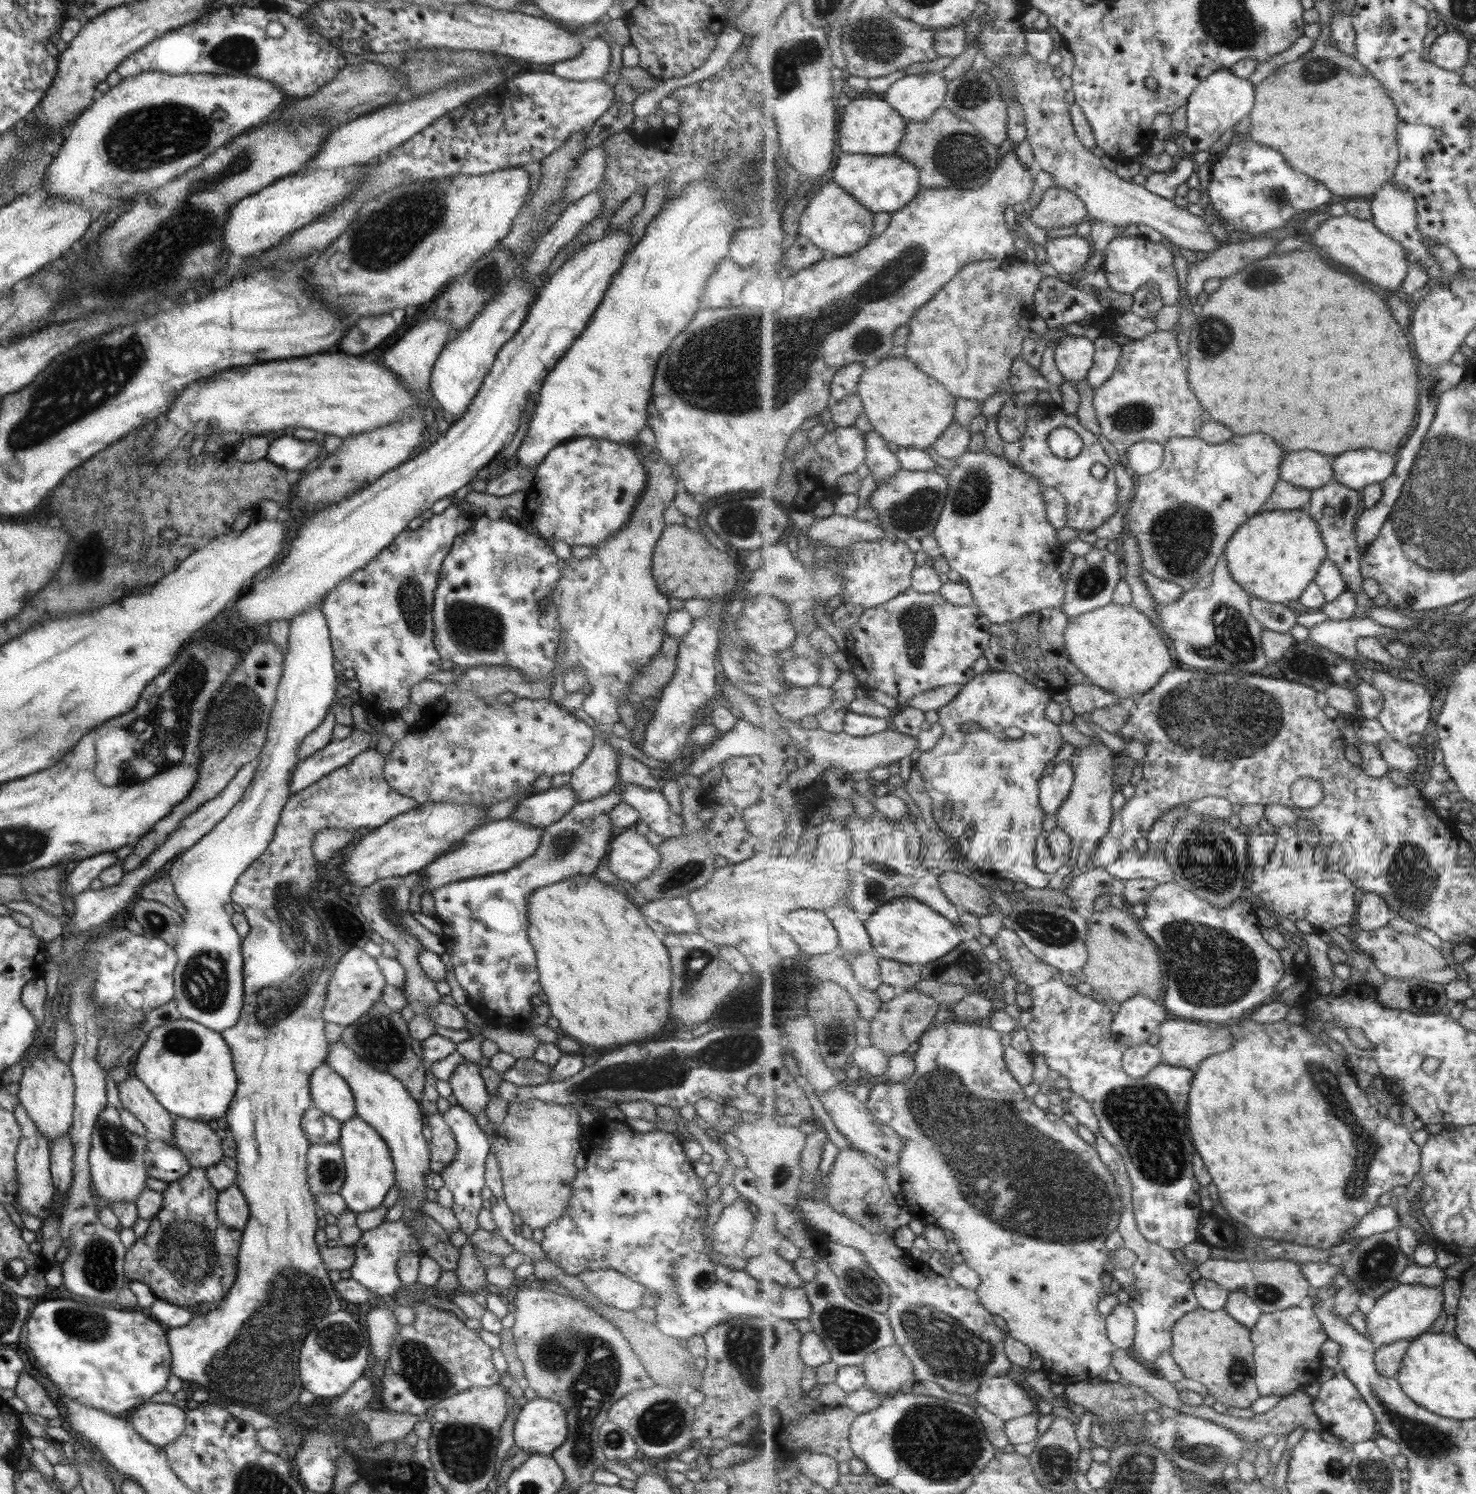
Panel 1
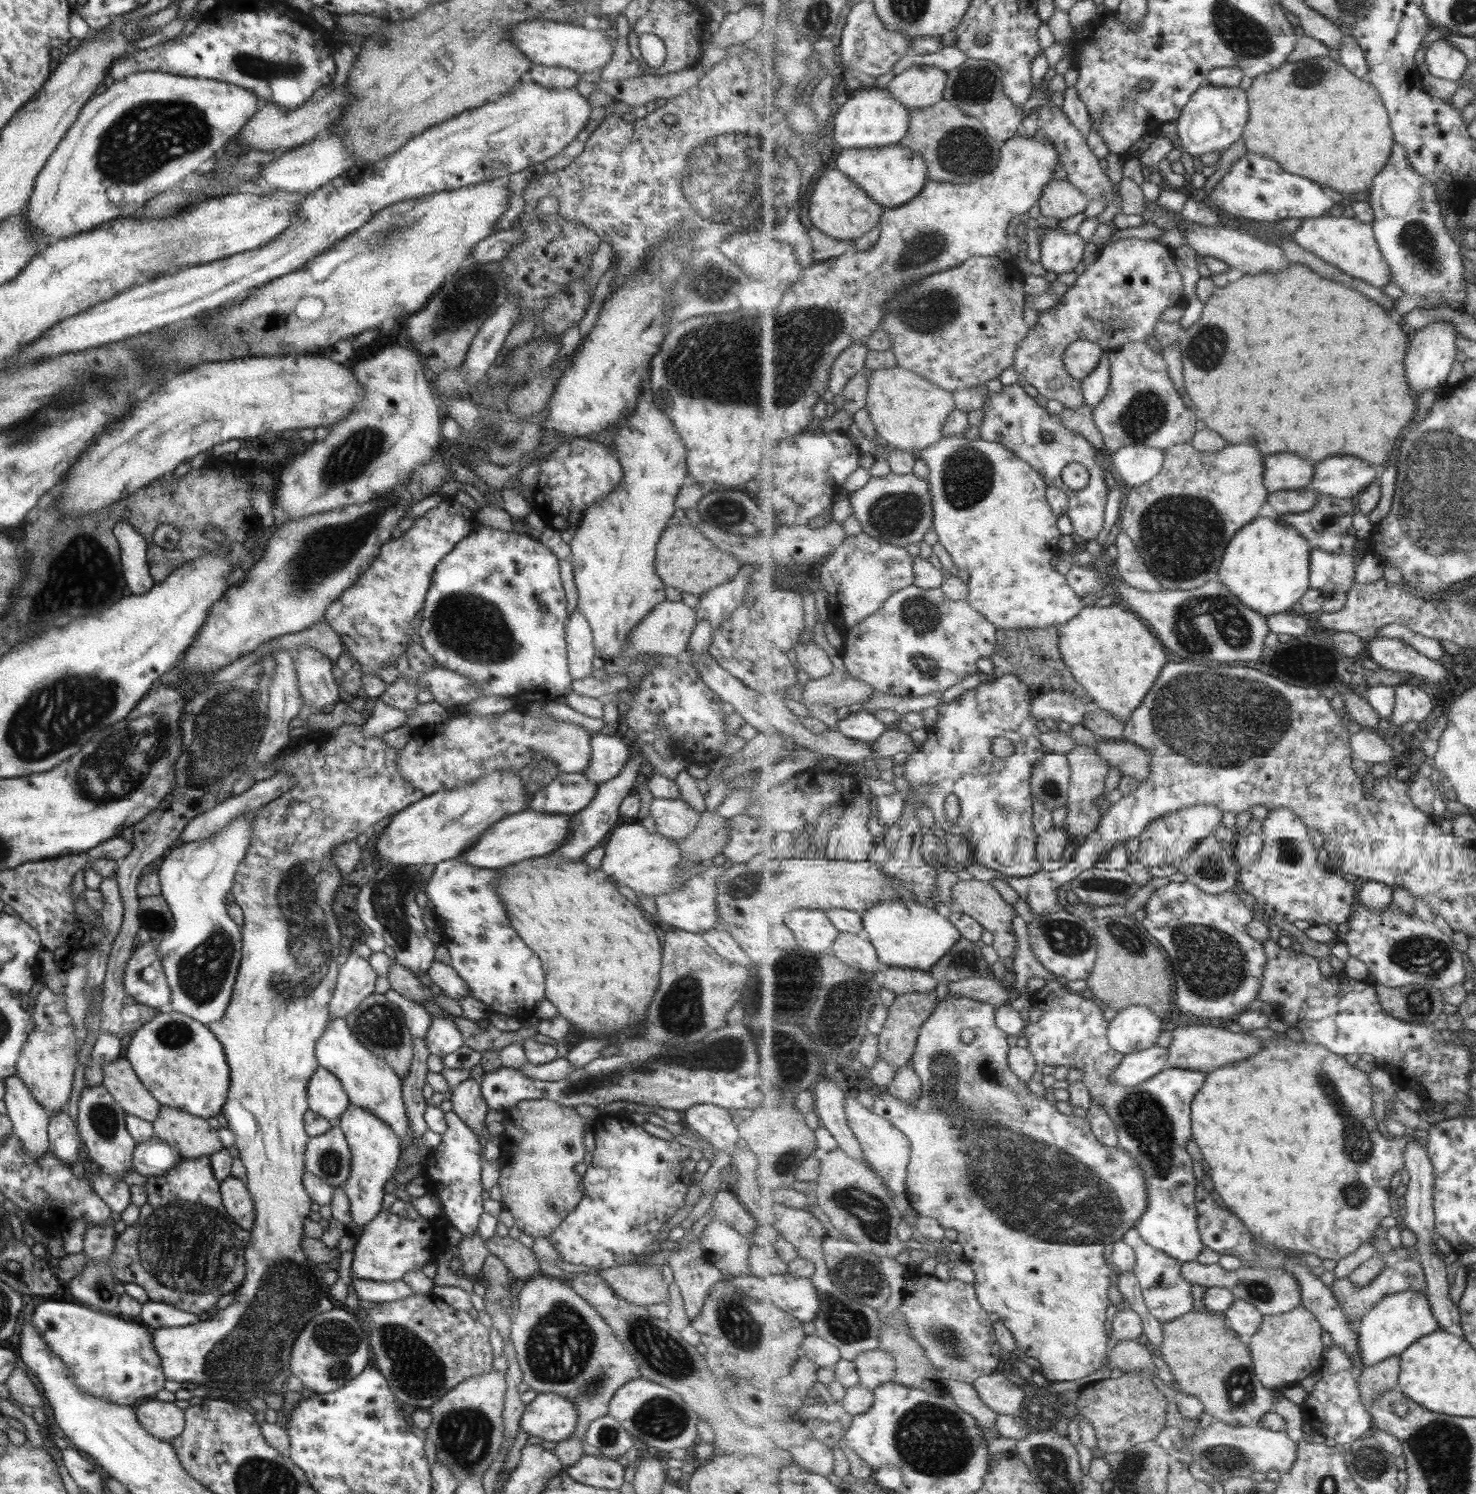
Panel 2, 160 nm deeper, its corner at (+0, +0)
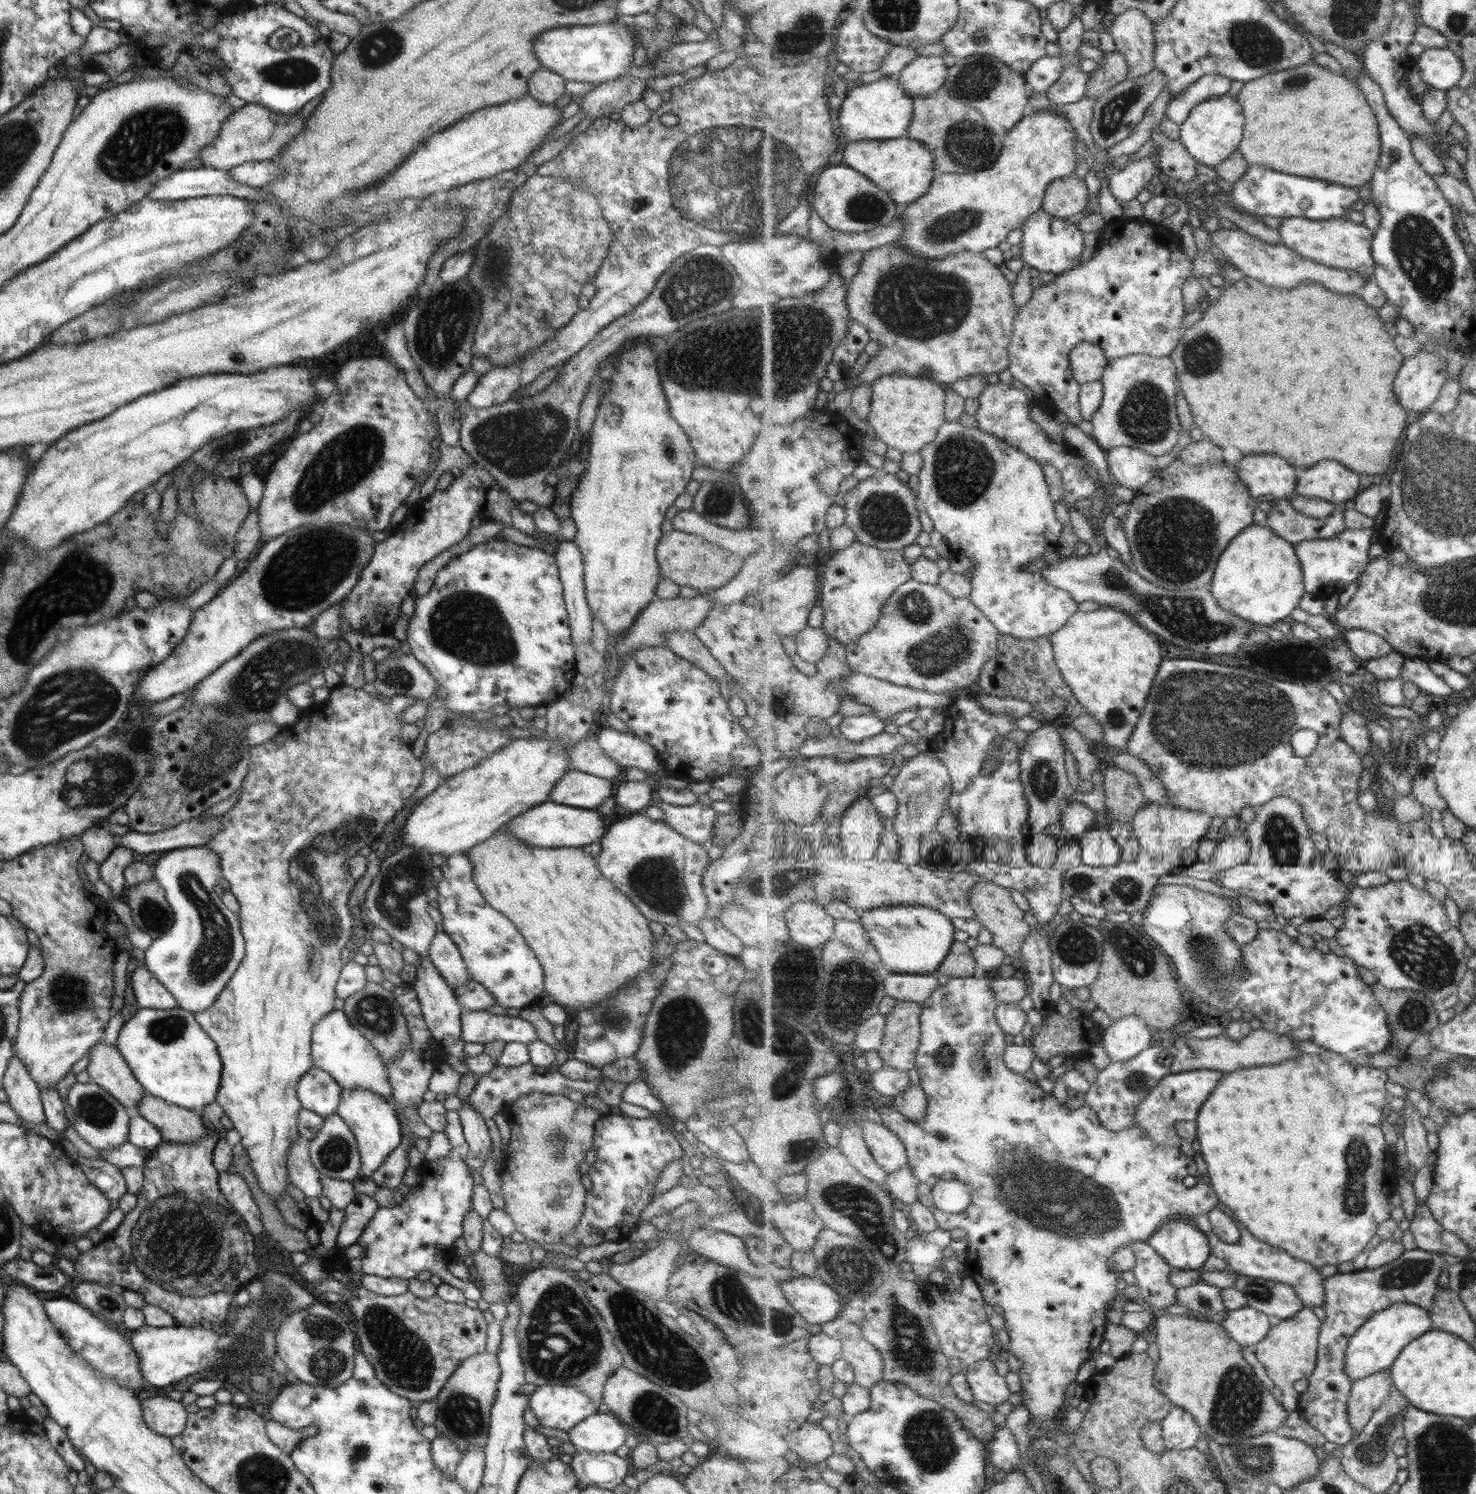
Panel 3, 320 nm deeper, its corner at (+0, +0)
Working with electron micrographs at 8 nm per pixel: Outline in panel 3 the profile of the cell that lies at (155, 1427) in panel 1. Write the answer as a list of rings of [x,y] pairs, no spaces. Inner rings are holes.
[[[154,1396],[143,1399],[140,1405],[146,1427],[155,1434],[171,1438],[184,1429],[188,1413],[181,1401]]]

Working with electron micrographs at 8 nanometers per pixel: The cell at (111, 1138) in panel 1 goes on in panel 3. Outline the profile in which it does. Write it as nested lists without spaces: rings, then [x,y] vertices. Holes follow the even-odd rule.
[[[75,1081],[67,1092],[67,1104],[75,1116],[75,1122],[71,1126],[77,1135],[93,1149],[119,1148],[123,1142],[126,1142],[130,1112],[94,1082]]]

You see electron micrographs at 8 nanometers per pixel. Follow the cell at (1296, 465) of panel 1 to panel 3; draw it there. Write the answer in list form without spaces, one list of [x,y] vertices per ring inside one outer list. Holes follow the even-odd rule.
[[[1251,454],[1233,463],[1238,477],[1257,501],[1270,497],[1285,498],[1296,489],[1299,468],[1285,462],[1281,456]]]

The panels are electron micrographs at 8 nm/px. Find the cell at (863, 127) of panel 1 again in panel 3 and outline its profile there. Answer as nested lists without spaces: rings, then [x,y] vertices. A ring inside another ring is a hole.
[[[885,76],[872,83],[856,86],[847,92],[840,107],[839,125],[843,138],[850,143],[861,142],[861,140],[891,140],[907,137],[915,113],[914,99],[904,89],[899,76]]]

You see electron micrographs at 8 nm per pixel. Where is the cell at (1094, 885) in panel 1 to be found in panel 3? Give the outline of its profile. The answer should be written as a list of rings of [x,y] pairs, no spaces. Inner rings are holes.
[[[1149,803],[1137,811],[1130,824],[1133,835],[1139,842],[1139,854],[1137,854],[1135,862],[1122,860],[1119,864],[1109,866],[1089,866],[1082,862],[1076,867],[1064,868],[1064,892],[1069,897],[1080,897],[1094,905],[1104,907],[1107,911],[1126,912],[1129,915],[1135,914],[1135,912],[1143,913],[1149,907],[1153,891],[1163,874],[1180,874],[1185,867],[1197,862],[1199,840],[1205,838],[1211,824],[1213,824],[1213,816],[1201,810],[1195,811],[1172,805]]]

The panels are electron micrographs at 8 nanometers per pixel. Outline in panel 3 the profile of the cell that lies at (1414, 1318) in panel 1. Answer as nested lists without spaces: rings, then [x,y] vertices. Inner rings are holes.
[[[1398,1302],[1387,1310],[1375,1313],[1349,1341],[1346,1352],[1347,1375],[1355,1381],[1392,1368],[1397,1357],[1408,1344],[1433,1328],[1430,1311],[1416,1304]]]

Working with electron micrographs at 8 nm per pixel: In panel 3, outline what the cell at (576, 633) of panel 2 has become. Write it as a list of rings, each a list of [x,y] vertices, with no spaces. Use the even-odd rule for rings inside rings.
[[[561,541],[553,553],[562,584],[562,597],[573,646],[591,642],[592,616],[584,595],[584,560],[578,546],[570,541]]]

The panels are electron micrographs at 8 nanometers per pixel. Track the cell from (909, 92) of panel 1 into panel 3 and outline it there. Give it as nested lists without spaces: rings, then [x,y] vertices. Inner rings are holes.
[[[919,55],[898,76],[904,89],[916,99],[935,94],[945,86],[949,73],[943,56]]]

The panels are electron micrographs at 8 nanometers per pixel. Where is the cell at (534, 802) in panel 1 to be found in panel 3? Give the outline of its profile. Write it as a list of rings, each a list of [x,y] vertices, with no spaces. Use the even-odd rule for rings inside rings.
[[[570,770],[553,785],[547,801],[593,810],[599,808],[610,796],[609,781],[577,770]]]

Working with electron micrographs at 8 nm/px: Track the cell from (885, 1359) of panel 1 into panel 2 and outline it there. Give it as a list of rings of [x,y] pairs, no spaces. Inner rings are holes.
[[[873,1349],[862,1352],[854,1361],[861,1376],[861,1385],[869,1390],[874,1391],[895,1378],[897,1361],[891,1352]]]

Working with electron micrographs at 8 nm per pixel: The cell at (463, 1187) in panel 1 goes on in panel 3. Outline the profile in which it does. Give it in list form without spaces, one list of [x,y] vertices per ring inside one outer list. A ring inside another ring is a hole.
[[[447,1110],[446,1120],[443,1135],[449,1140],[451,1150],[440,1160],[441,1176],[423,1176],[418,1185],[409,1187],[400,1203],[390,1207],[377,1207],[374,1210],[357,1240],[362,1250],[359,1256],[362,1264],[360,1269],[362,1275],[405,1280],[427,1270],[429,1274],[438,1276],[442,1283],[458,1288],[466,1299],[476,1302],[480,1298],[480,1290],[476,1284],[453,1277],[445,1267],[453,1256],[455,1239],[462,1236],[462,1220],[471,1207],[473,1184],[471,1172],[463,1163],[468,1149],[457,1111]]]

